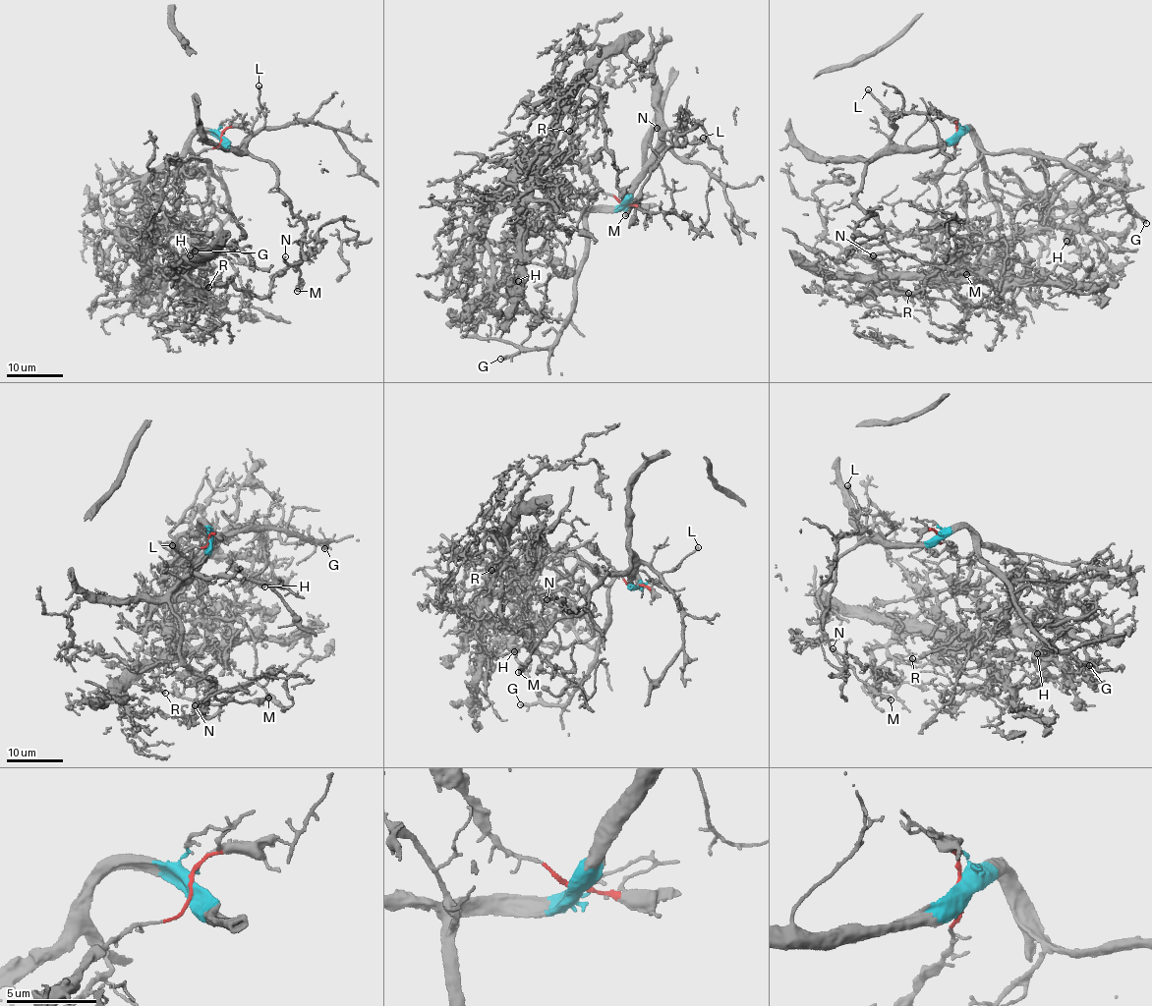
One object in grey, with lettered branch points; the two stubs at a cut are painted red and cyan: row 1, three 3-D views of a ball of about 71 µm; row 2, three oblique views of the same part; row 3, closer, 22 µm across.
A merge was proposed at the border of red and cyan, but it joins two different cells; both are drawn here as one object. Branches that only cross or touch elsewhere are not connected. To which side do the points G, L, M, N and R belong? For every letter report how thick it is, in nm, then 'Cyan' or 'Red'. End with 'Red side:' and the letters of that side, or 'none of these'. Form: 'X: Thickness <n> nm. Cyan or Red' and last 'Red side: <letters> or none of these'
G: Thickness 320 nm. Cyan
L: Thickness 150 nm. Cyan
M: Thickness 440 nm. Cyan
N: Thickness 130 nm. Cyan
R: Thickness 150 nm. Red
Red side: R

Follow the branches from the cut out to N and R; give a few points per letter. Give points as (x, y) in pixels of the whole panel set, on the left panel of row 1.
N: (221, 138), (276, 173), (276, 187), (305, 228), (301, 259), (287, 263), (285, 256)
R: (221, 138), (174, 179), (172, 211), (148, 221), (152, 260), (170, 272), (190, 264), (205, 269), (207, 288)

